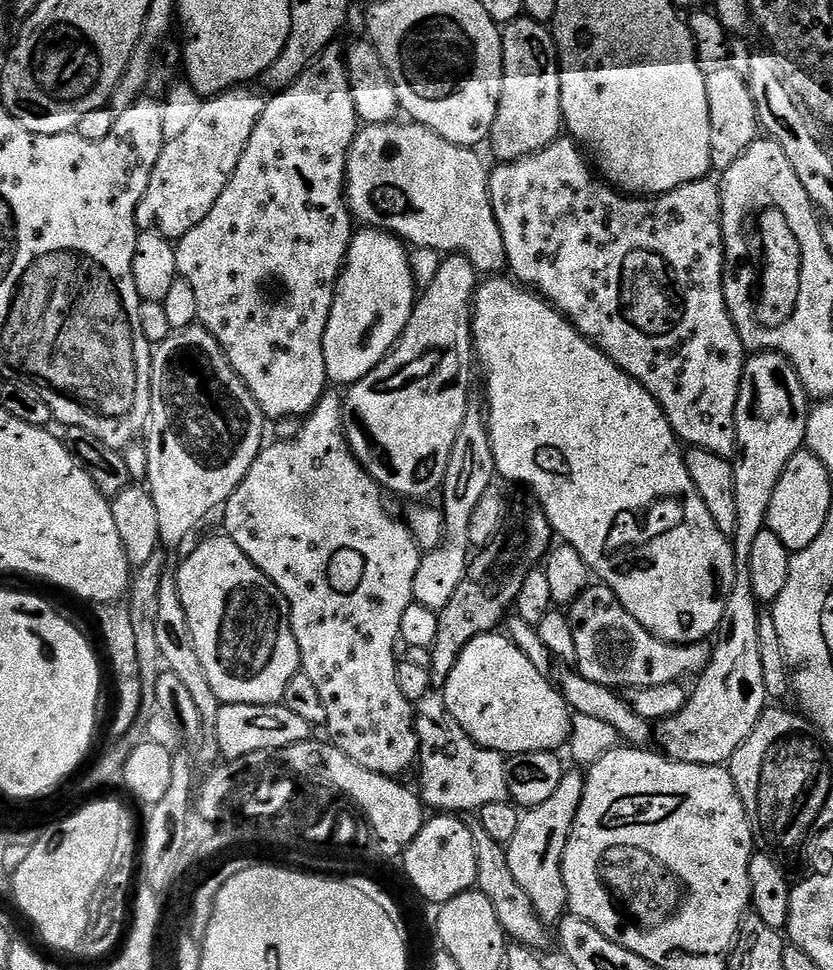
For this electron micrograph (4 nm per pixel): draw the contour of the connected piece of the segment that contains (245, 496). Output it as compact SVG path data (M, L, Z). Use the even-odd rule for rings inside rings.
M325 394L320 399L318 406L304 420L304 429L294 439L272 442L260 449L254 466L250 466L246 478L242 478L238 490L234 490L234 494L230 494L227 504L222 509L225 528L223 531L229 540L242 549L246 558L250 558L250 562L254 562L254 566L258 566L258 570L262 570L262 574L269 576L278 586L278 590L282 590L290 610L294 638L298 642L301 669L306 674L306 678L310 678L310 682L314 682L314 687L322 698L322 706L326 706L331 744L338 750L342 750L342 753L352 758L358 765L374 771L375 774L400 778L411 764L413 767L417 763L420 754L416 737L417 717L412 716L413 701L407 700L402 694L402 690L398 690L396 644L398 645L400 640L402 614L406 614L406 606L414 603L412 587L414 586L414 574L418 574L422 549L416 543L414 534L409 530L407 523L403 519L395 520L388 513L388 508L384 505L385 493L376 483L374 477L359 464L352 451L349 450L348 439L344 436L346 413L342 407L342 400L339 395L337 397L332 395Z

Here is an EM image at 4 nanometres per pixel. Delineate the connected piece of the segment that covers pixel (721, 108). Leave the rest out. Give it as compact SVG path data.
M716 66L707 73L706 98L710 102L710 158L713 169L734 166L758 138L758 121L754 98L746 77L727 66Z

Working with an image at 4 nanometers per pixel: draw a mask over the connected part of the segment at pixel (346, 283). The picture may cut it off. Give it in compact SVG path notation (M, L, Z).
M361 227L359 231L353 235L350 246L348 247L348 256L344 259L344 271L336 283L334 302L330 306L330 318L326 322L324 353L326 354L326 374L328 375L329 381L331 381L333 385L344 384L343 386L351 386L357 384L362 378L366 378L366 374L370 374L370 370L377 368L377 366L388 357L388 353L392 351L392 347L400 341L401 334L404 333L406 326L410 322L410 314L416 309L417 299L418 285L416 279L412 276L410 252L404 241L401 240L399 236L391 236L389 232L382 232L378 228Z

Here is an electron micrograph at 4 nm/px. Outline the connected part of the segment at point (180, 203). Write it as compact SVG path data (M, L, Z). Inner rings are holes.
M237 86L207 97L189 128L165 143L158 162L154 162L146 194L138 202L136 226L140 232L157 232L176 242L214 210L214 202L222 198L222 190L226 190L234 170L238 170L246 142L250 142L250 134L254 134L254 126L262 118L265 97L250 89Z

